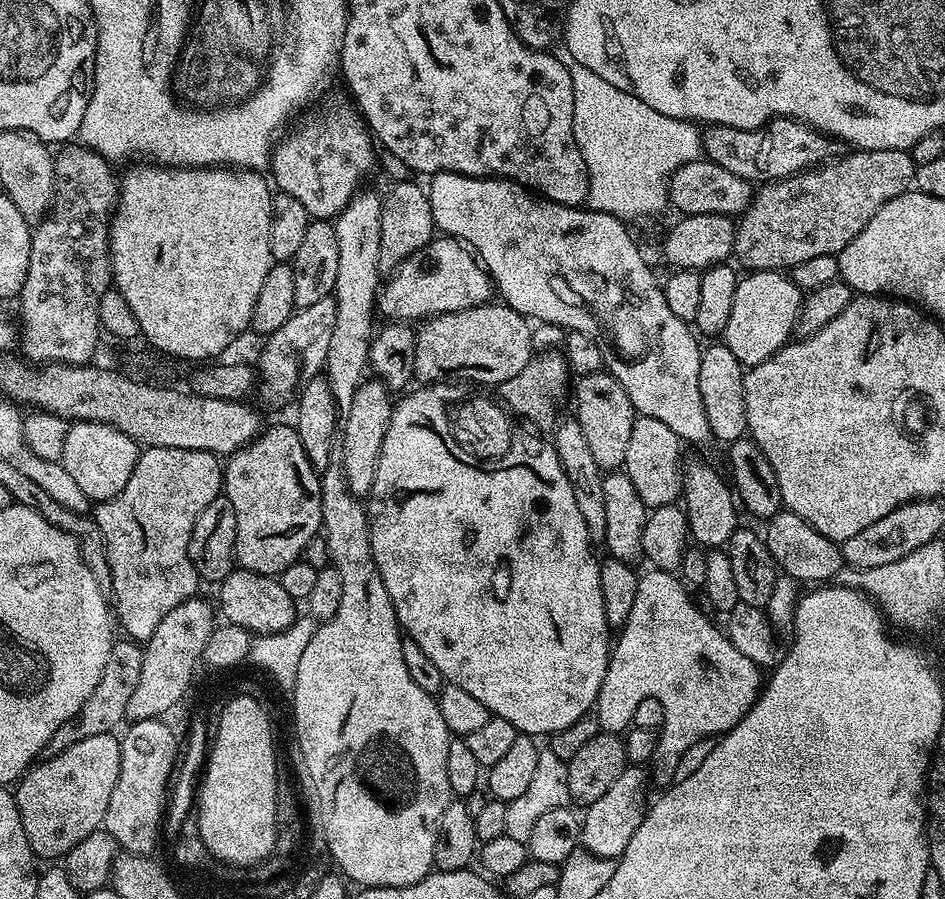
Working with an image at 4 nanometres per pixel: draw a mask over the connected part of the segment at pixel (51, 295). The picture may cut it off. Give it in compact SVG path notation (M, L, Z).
M64 146L64 148L59 153L58 151L55 153L54 159L56 165L54 166L54 194L52 195L52 207L48 209L48 215L44 217L43 220L39 221L35 225L32 241L30 242L30 270L26 270L26 282L22 282L22 290L20 291L18 297L18 303L20 303L20 320L24 323L24 352L23 355L27 357L29 361L39 362L41 365L46 364L92 364L94 358L92 355L96 352L96 343L99 342L100 336L102 337L101 327L100 327L100 319L98 318L98 302L102 302L102 294L106 294L113 287L112 283L112 259L110 258L110 254L108 253L108 225L112 223L112 213L116 210L116 201L118 199L118 180L114 175L112 177L112 168L113 165L109 163L109 161L105 160L104 157L99 156L97 152L91 152L90 149L83 146L75 146L76 148L68 148L72 146Z

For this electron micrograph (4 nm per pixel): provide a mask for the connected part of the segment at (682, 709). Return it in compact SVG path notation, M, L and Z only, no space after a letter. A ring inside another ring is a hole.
M648 570L638 582L638 594L634 594L634 610L630 610L624 627L619 629L614 647L608 657L606 678L598 690L594 711L601 729L605 732L623 733L631 725L634 709L642 698L658 698L664 711L664 726L659 729L656 749L650 761L650 780L663 790L676 780L680 755L694 746L694 742L719 738L729 732L756 705L762 691L761 665L742 654L696 609L688 597L689 589L679 575L659 570Z

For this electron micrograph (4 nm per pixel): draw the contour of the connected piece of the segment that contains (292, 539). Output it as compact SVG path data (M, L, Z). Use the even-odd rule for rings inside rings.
M291 423L276 424L265 431L255 442L246 448L240 448L227 457L222 468L222 492L230 498L234 506L234 518L238 518L236 531L236 559L239 567L276 576L290 562L301 559L305 548L312 539L318 536L322 528L324 511L320 497L321 473L306 458L306 450L302 450L302 438Z

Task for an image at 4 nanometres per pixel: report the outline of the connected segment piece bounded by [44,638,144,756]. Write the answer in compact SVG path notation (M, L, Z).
M131 638L113 639L110 646L110 658L106 658L106 670L102 670L102 678L98 678L98 686L94 686L94 694L86 698L82 710L74 714L46 742L44 752L57 756L62 754L62 750L70 750L74 742L82 742L82 738L94 738L94 734L115 733L116 727L120 723L123 725L126 720L127 703L130 694L134 693L134 688L138 685L138 680L142 676L142 660L144 649L137 641Z

